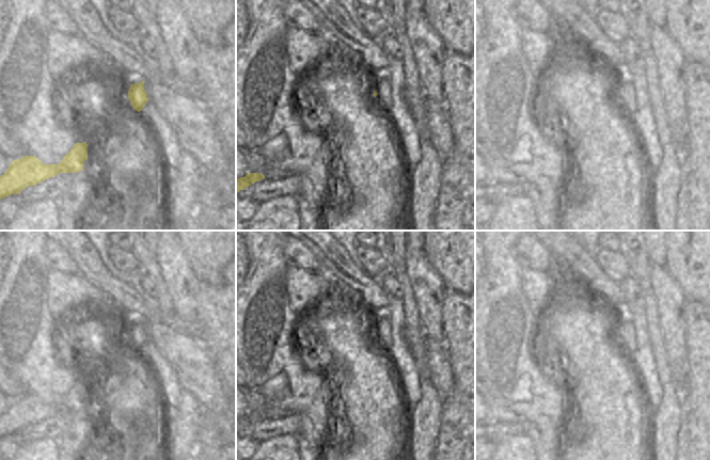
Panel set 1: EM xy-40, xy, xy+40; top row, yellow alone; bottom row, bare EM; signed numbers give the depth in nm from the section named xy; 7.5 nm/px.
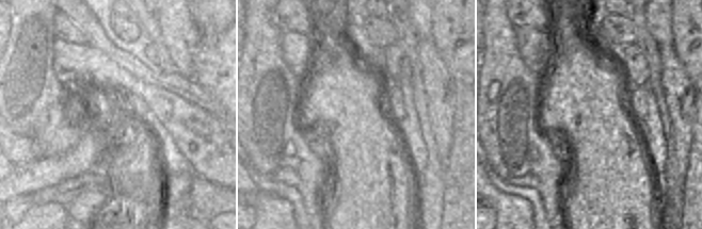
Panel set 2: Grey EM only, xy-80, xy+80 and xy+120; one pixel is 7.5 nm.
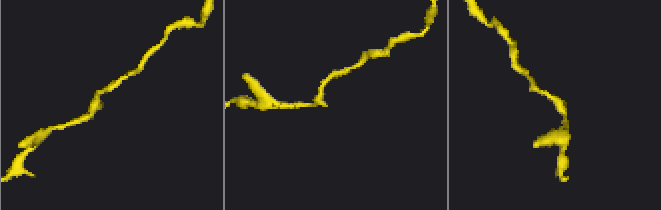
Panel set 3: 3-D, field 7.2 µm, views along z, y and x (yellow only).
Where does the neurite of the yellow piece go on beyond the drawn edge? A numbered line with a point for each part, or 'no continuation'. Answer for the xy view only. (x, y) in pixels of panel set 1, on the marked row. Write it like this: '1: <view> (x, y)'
1: xy (381, 85)

